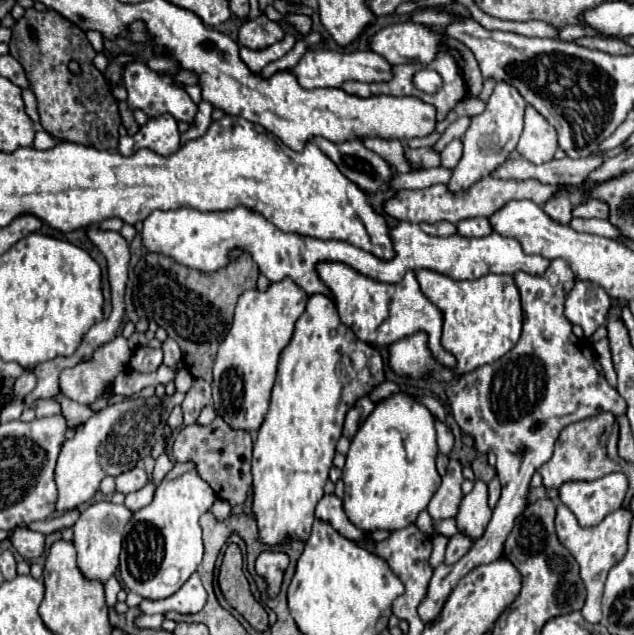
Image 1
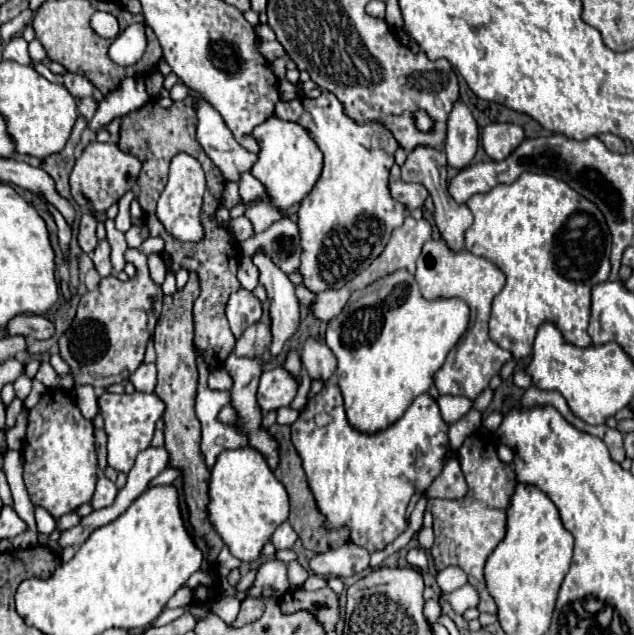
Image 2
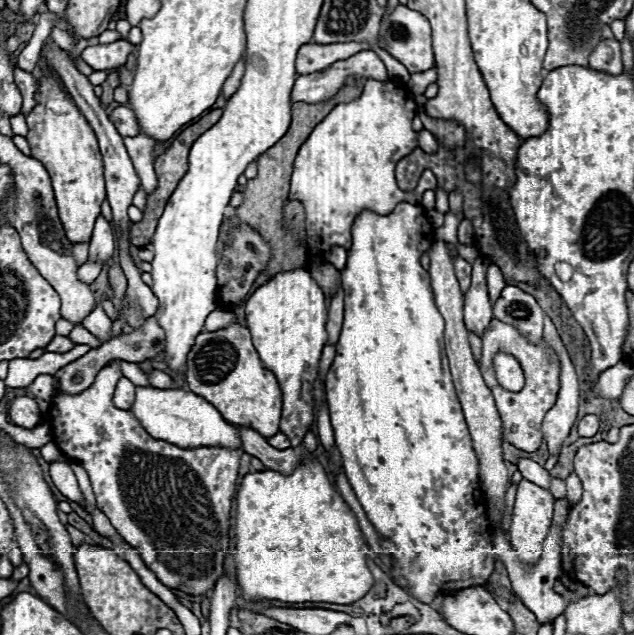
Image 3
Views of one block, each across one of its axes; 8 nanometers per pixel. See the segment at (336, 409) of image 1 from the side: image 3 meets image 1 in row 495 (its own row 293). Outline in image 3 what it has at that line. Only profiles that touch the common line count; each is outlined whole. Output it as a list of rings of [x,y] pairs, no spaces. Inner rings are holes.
[[[306,268],[292,272],[280,272],[268,284],[256,288],[246,300],[246,320],[252,332],[252,342],[266,364],[278,378],[284,396],[280,432],[288,436],[292,448],[296,448],[314,420],[312,388],[318,374],[318,362],[322,348],[328,340],[326,334],[326,306],[324,294]]]

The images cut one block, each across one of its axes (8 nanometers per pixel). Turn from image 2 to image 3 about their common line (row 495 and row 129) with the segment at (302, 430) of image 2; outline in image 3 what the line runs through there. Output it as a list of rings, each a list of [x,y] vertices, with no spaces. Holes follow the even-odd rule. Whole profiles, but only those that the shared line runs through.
[[[368,80],[364,86],[364,92],[360,98],[338,104],[308,136],[308,140],[300,146],[298,156],[294,160],[294,172],[292,172],[292,188],[290,196],[292,200],[300,200],[306,210],[306,240],[310,248],[316,248],[318,252],[326,252],[332,246],[350,248],[350,228],[354,218],[362,210],[372,210],[376,214],[390,214],[396,204],[410,202],[420,204],[422,194],[426,190],[436,188],[436,178],[422,178],[414,192],[402,192],[396,186],[394,168],[396,164],[412,154],[412,150],[418,148],[418,132],[412,130],[412,120],[416,116],[416,102],[406,88],[406,84],[398,80]]]

